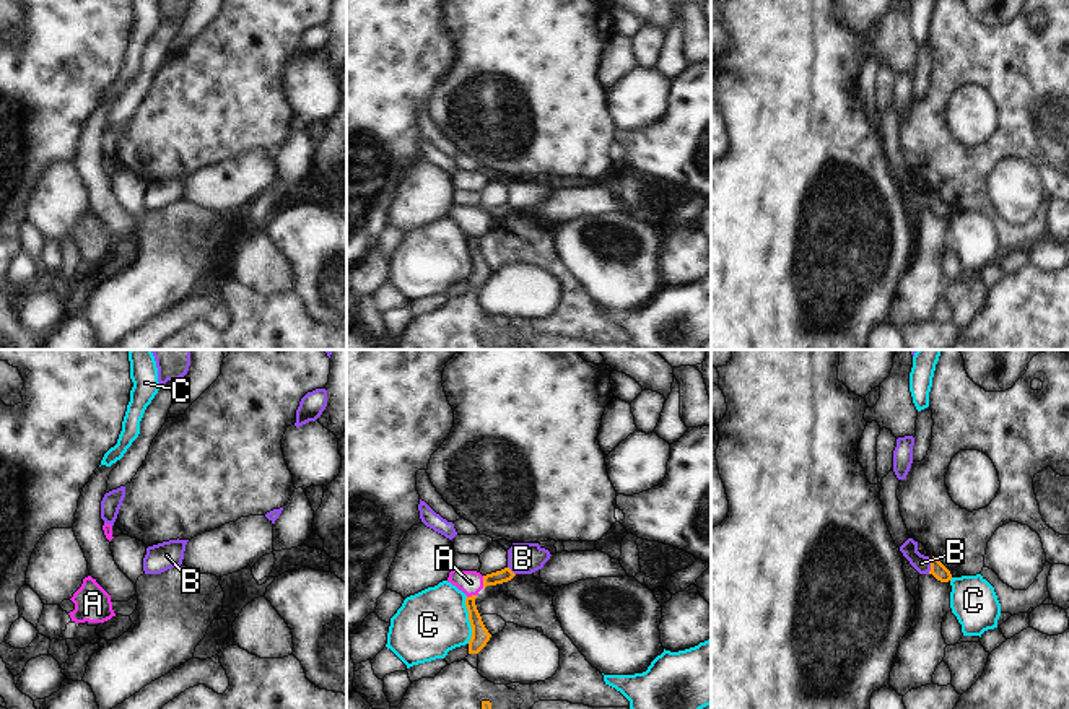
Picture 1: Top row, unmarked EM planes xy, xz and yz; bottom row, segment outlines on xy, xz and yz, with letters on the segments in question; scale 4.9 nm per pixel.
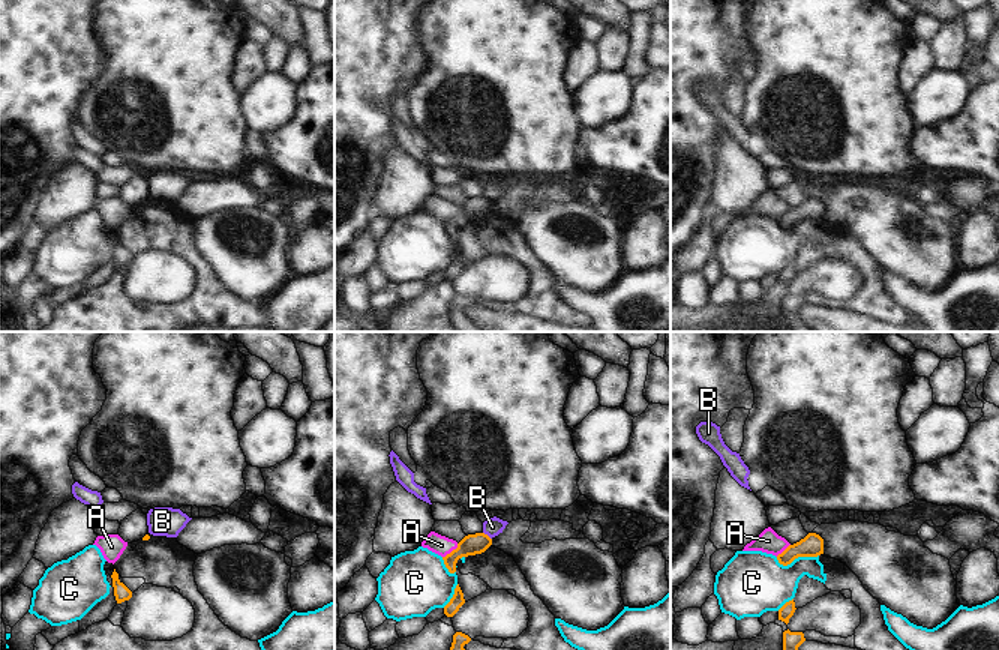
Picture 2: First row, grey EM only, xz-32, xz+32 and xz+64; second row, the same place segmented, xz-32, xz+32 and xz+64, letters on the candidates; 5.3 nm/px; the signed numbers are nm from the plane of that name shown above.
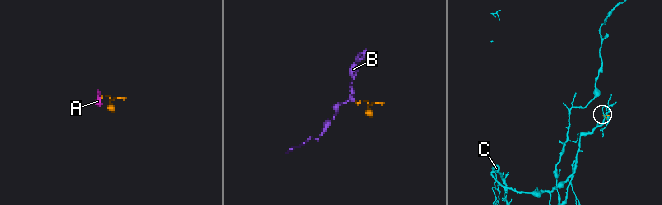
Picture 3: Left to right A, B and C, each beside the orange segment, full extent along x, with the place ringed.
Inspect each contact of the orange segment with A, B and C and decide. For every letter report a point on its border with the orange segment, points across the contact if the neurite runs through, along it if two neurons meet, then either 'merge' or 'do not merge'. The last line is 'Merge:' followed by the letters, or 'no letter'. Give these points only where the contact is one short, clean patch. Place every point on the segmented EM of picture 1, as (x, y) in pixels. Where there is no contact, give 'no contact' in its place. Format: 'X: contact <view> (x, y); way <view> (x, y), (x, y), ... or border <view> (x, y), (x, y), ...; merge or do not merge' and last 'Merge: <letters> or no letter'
A: contact xz (484, 581); border xz (482, 576), (484, 586); do not merge
B: contact yz (931, 566); border yz (931, 558), (928, 573); do not merge
C: contact xz (469, 620); do not merge
Merge: no letter

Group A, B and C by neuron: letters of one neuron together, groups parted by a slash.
A / B / C

